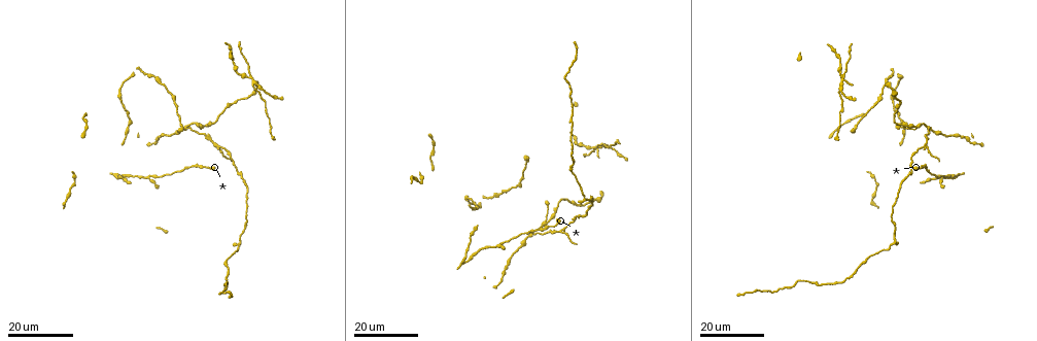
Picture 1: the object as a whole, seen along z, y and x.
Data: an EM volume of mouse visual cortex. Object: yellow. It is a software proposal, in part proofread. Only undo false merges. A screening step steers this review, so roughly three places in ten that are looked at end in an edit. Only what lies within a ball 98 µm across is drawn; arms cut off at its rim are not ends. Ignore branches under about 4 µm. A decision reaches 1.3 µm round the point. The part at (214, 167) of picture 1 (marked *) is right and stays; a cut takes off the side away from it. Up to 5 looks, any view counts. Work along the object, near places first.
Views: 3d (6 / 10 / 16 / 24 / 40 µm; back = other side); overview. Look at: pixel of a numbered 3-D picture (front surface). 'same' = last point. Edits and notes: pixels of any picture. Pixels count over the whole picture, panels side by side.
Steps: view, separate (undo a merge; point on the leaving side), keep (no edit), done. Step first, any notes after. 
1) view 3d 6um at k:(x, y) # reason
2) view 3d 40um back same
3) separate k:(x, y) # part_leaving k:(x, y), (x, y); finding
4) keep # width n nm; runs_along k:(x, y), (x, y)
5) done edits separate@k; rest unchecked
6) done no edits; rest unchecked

view 3d 24um at 1:(927, 150) # calibre changes

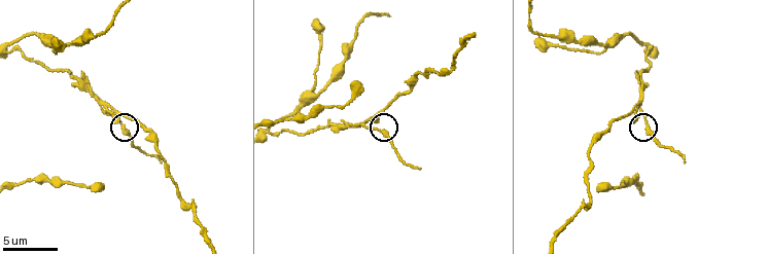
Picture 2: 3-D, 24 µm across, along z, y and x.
view 3d 6um at 2:(383, 132)

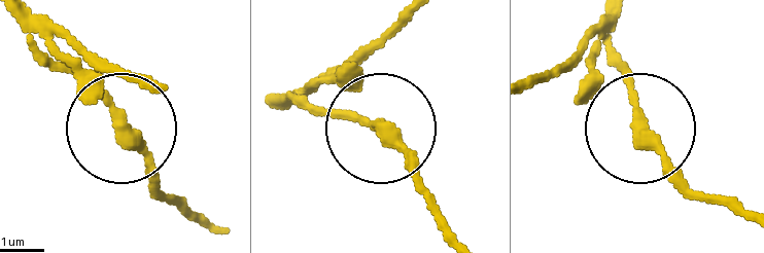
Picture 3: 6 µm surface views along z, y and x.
keep # one neuron here

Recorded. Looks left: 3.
view 3d 10um at 2:(315, 93) # three arms meet

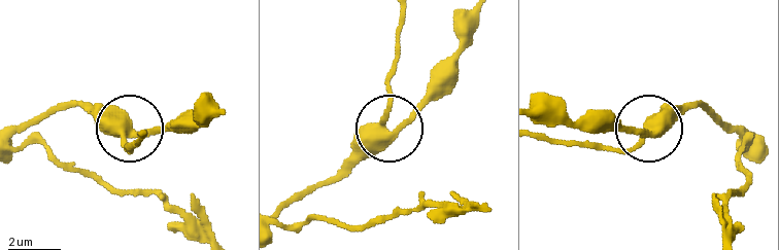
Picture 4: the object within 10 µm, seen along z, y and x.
keep # runs_along 4:(721, 240), (748, 145), (717, 114), (584, 145); all the same neuron

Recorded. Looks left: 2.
view 3d 16um at 2:(647, 44)

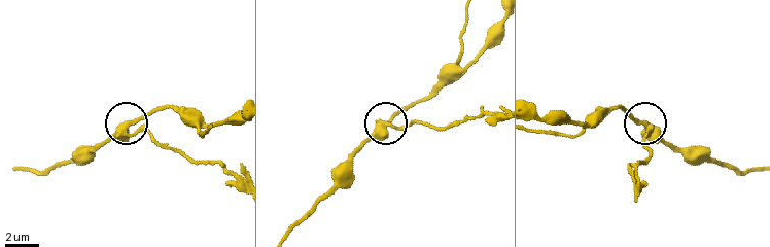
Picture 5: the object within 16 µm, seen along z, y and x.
keep # width 390 nm; one neuron here

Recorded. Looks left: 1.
done no edits; rest unchecked

